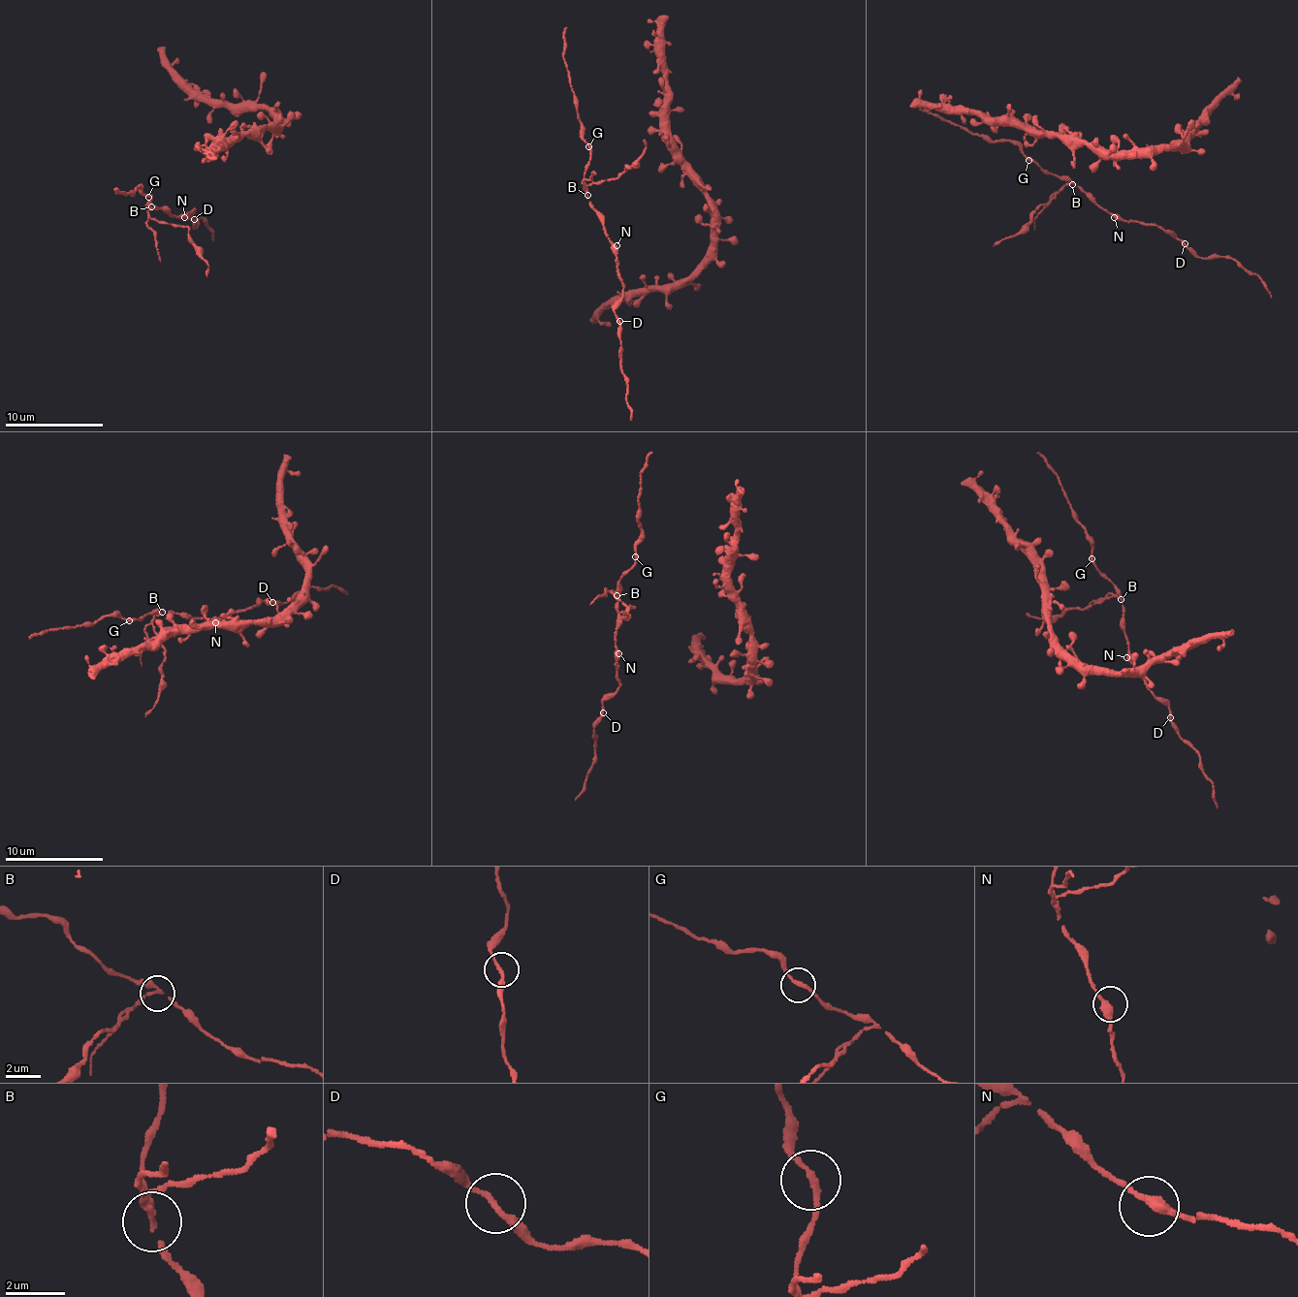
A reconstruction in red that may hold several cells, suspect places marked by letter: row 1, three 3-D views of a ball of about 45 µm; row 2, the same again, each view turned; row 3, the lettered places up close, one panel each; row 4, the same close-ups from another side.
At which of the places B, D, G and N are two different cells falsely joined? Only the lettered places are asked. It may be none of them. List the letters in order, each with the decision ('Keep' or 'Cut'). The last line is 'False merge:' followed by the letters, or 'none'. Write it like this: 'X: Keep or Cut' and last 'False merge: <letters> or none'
B: Cut
D: Keep
G: Keep
N: Keep
False merge: B

